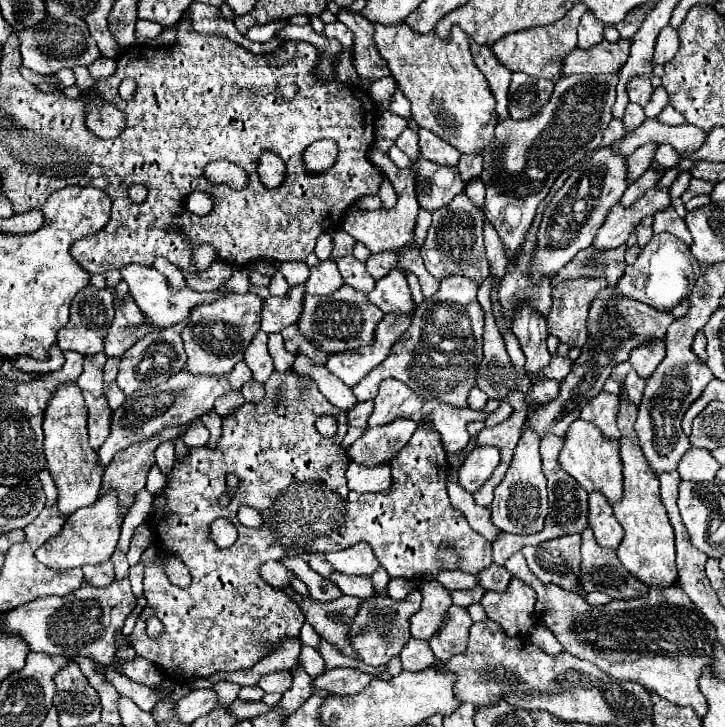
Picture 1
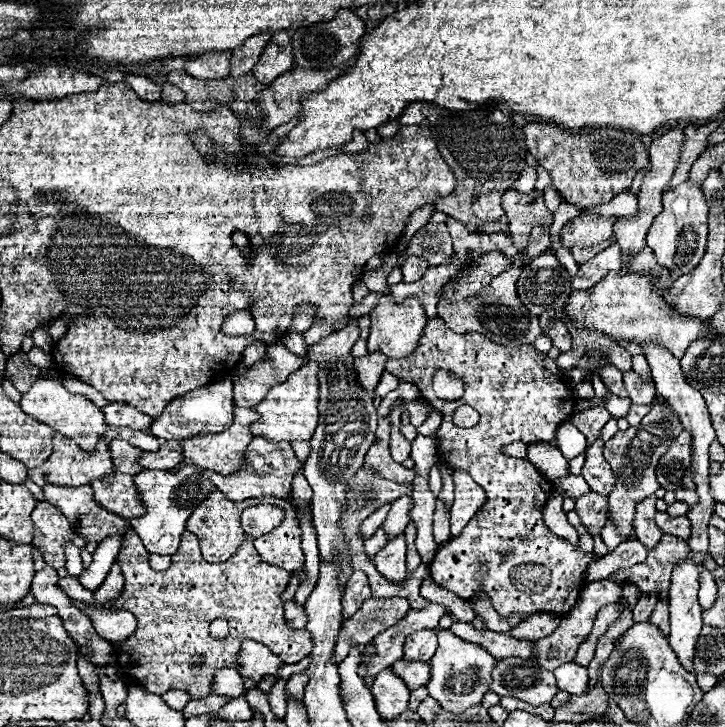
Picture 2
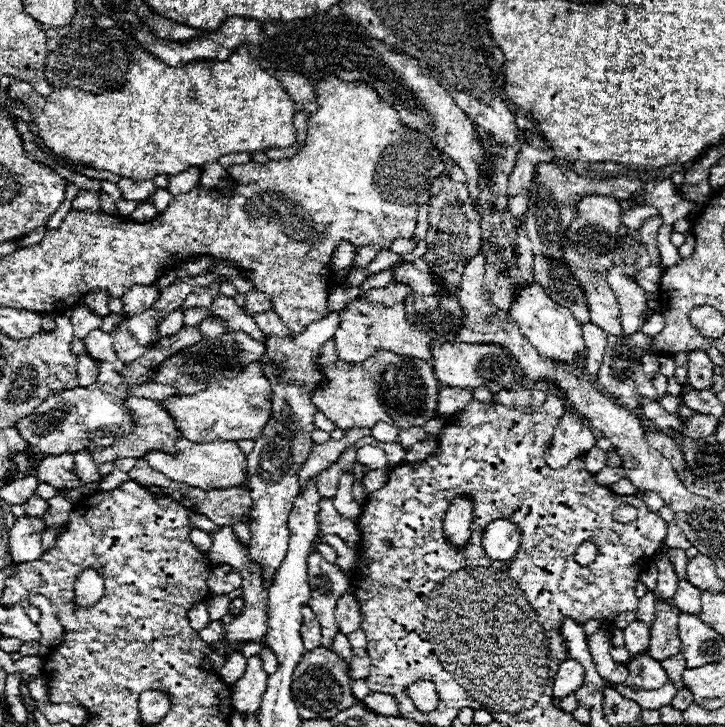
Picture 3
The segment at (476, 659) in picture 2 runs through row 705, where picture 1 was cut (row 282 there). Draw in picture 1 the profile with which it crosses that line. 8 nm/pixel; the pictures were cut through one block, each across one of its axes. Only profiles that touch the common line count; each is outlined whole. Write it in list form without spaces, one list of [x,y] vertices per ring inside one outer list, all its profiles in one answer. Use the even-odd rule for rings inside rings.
[[[450,276],[440,282],[438,292],[432,298],[426,298],[422,304],[416,306],[416,314],[412,318],[410,328],[402,334],[402,338],[392,346],[388,358],[378,364],[360,384],[352,388],[354,396],[358,402],[372,400],[378,394],[378,384],[386,378],[396,378],[408,384],[416,394],[428,396],[434,400],[444,400],[444,404],[452,404],[456,408],[464,408],[468,392],[472,386],[476,386],[476,372],[478,364],[482,360],[482,328],[484,328],[484,312],[482,306],[476,298],[478,284],[472,284],[472,278],[466,276]]]

